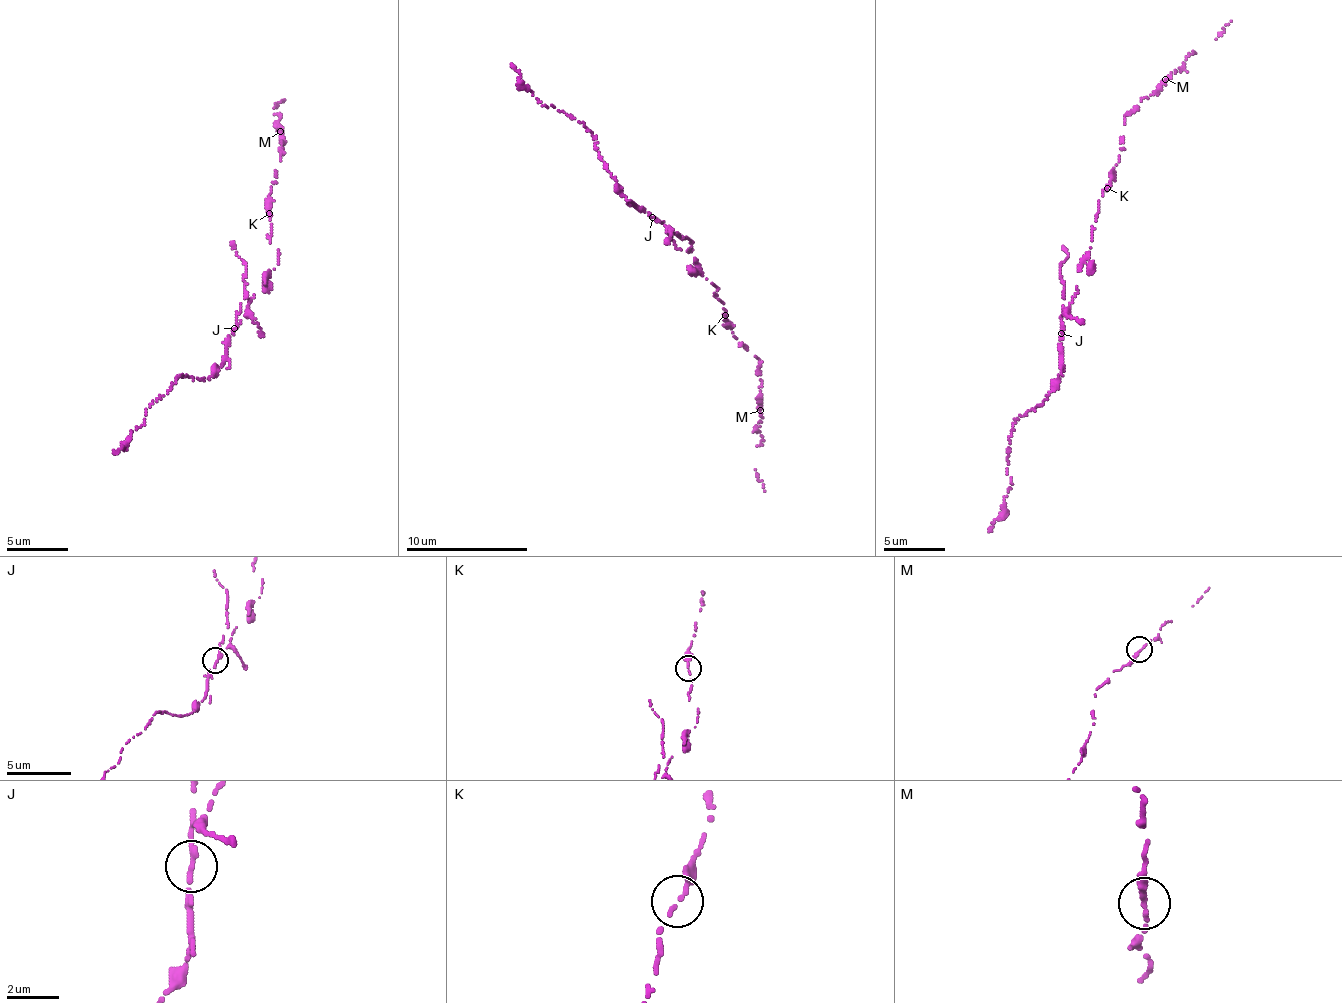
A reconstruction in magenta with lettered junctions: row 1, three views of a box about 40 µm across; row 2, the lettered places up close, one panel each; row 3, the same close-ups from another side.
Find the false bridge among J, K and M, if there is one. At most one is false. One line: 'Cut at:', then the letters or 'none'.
Cut at: none

